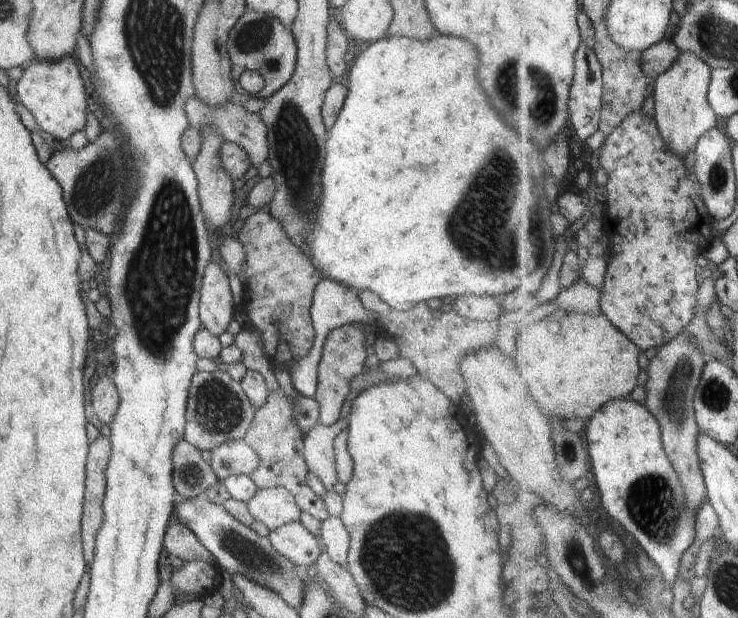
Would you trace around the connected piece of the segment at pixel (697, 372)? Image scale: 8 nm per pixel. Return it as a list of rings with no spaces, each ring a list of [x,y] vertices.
[[[682,333],[672,344],[666,344],[649,364],[649,380],[646,384],[647,399],[645,404],[659,420],[663,428],[664,448],[676,465],[676,472],[684,479],[684,488],[688,492],[688,510],[697,518],[699,510],[709,500],[709,492],[704,480],[702,460],[700,460],[700,434],[703,430],[696,420],[694,396],[700,388],[708,356],[700,346],[694,334]]]

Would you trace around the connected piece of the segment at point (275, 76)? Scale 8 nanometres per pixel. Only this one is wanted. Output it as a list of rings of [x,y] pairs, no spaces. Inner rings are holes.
[[[246,9],[230,30],[227,51],[231,62],[231,78],[239,80],[244,70],[252,70],[264,79],[264,87],[256,93],[258,98],[268,99],[280,90],[292,78],[296,68],[298,49],[291,29],[274,16],[254,10]]]

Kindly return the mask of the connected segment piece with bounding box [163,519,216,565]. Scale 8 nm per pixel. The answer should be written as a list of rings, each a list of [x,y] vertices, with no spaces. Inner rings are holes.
[[[173,519],[164,534],[163,546],[172,556],[187,562],[208,562],[216,565],[214,556],[196,538],[192,530]]]

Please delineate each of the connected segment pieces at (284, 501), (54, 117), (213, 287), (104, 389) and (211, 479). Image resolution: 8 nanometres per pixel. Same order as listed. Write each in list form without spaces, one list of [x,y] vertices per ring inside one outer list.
[[[284,487],[258,489],[247,506],[253,519],[262,522],[268,530],[300,522],[301,519],[295,498]]]
[[[72,55],[62,60],[33,58],[23,67],[23,71],[21,79],[16,81],[16,94],[44,132],[48,132],[55,140],[66,140],[74,132],[84,131],[88,100],[80,71]]]
[[[210,261],[201,282],[199,317],[203,327],[219,337],[228,330],[236,314],[227,274],[218,263]]]
[[[105,374],[97,378],[92,388],[91,405],[102,424],[112,424],[120,399],[114,381]]]
[[[184,439],[172,450],[172,464],[172,484],[179,498],[203,496],[208,488],[216,487],[220,482],[212,465],[204,460],[195,446]]]

